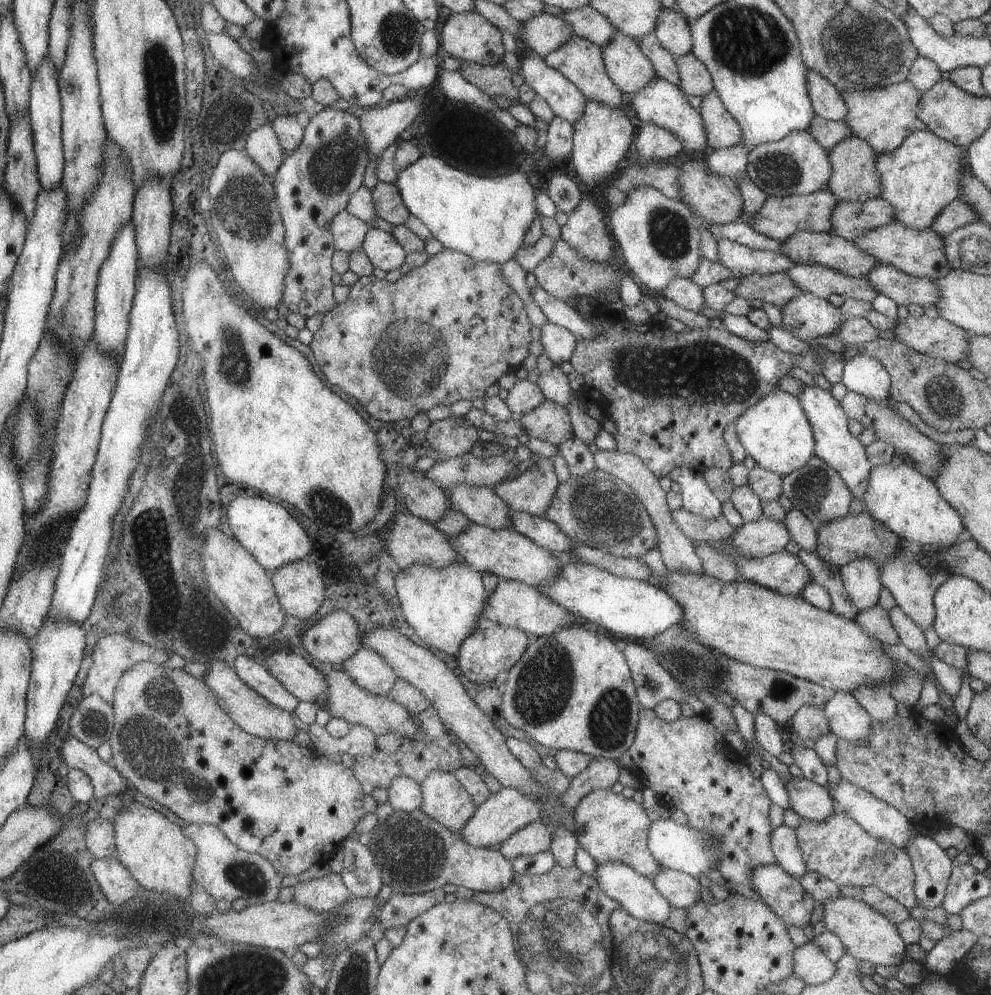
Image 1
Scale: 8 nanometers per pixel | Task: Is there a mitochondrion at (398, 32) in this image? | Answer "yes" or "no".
yes

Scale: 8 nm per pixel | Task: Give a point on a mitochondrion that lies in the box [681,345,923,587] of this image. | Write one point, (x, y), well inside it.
(810, 489)

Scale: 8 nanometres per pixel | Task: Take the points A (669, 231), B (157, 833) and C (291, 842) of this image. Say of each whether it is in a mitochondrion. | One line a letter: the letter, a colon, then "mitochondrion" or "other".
A: mitochondrion
B: other
C: other

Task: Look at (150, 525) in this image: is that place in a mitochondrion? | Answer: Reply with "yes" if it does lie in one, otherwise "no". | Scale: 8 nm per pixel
yes

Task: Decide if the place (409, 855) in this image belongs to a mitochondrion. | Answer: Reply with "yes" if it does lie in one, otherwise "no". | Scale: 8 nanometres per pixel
yes

